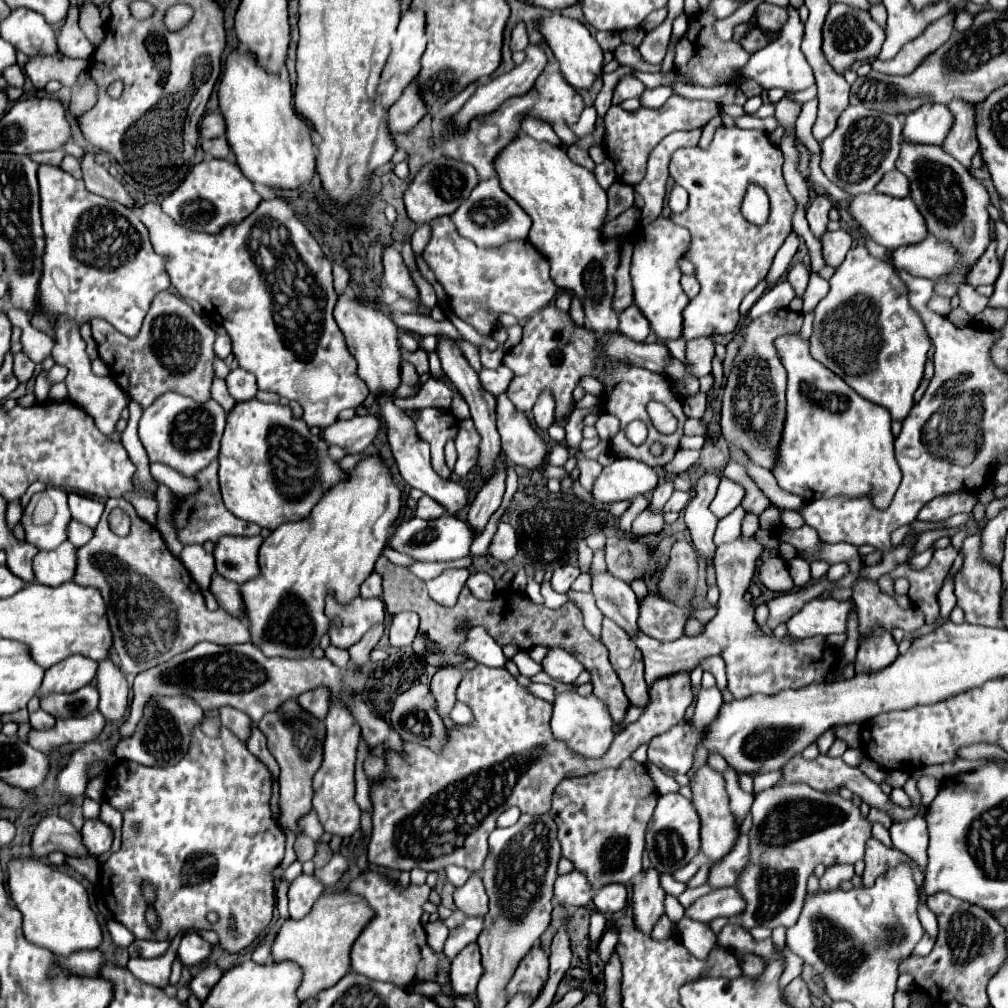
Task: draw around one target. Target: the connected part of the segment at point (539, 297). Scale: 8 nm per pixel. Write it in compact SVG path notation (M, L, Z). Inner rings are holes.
M440 216L430 226L432 236L422 254L424 262L442 284L450 310L478 334L492 336L502 314L526 320L556 298L558 288L550 278L550 264L528 240L510 240L500 248L478 248L456 232L450 216Z

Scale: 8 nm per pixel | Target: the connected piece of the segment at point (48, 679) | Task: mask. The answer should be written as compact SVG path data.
M70 656L60 664L54 664L44 672L40 694L50 692L74 692L92 682L96 676L96 662L86 656Z

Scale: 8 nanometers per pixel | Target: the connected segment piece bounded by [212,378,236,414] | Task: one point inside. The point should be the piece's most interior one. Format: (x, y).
(220, 393)

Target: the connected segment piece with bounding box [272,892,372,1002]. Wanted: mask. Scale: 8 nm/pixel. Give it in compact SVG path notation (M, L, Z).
M336 892L322 894L320 900L312 906L310 914L302 920L286 920L276 934L272 944L272 960L278 962L296 962L302 968L302 984L298 988L298 998L304 1002L314 998L324 988L334 986L350 970L350 948L358 938L362 928L372 918L372 910L366 900L356 894Z

